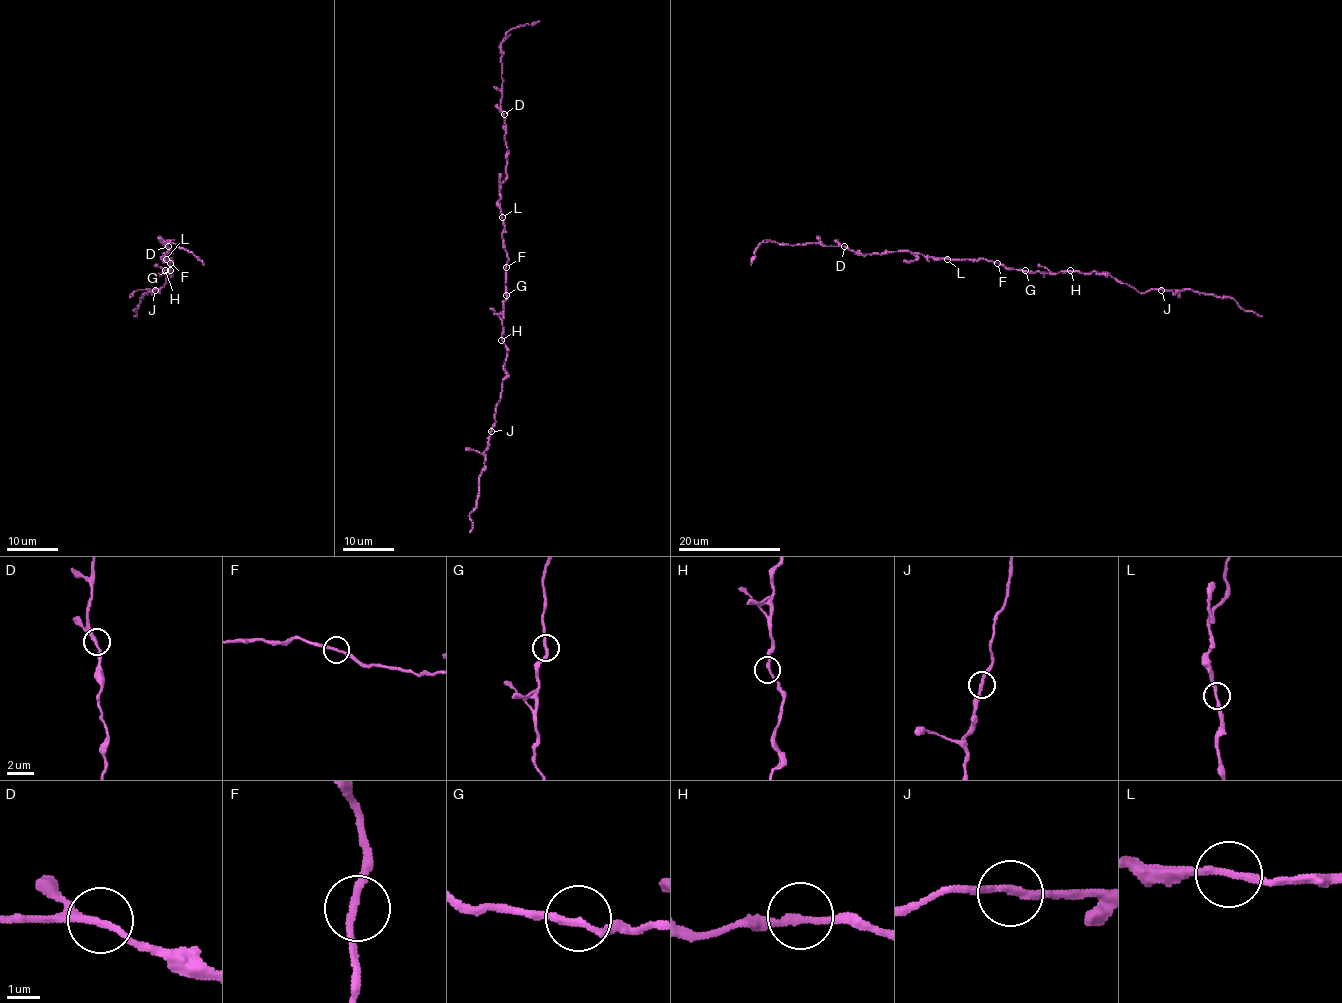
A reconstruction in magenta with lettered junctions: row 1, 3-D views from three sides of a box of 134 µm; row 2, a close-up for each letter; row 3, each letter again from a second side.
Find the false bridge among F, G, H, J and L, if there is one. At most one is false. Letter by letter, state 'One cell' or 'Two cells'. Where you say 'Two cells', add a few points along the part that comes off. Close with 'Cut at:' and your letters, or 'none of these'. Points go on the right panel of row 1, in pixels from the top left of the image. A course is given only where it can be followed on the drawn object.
F: One cell
G: One cell
H: One cell
J: One cell
L: Two cells. Course of the part to remove: (947, 259), (906, 251), (856, 254), (843, 246), (769, 241), (753, 251), (751, 265)
Cut at: L

